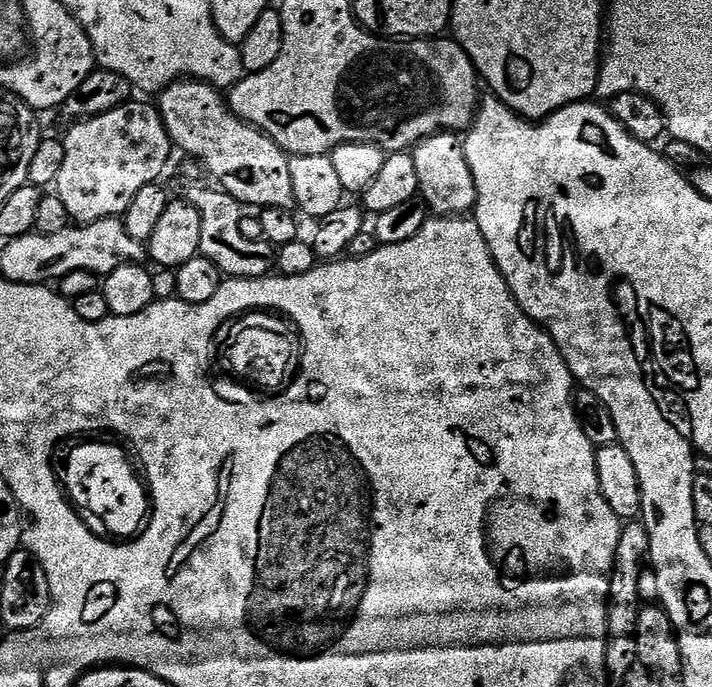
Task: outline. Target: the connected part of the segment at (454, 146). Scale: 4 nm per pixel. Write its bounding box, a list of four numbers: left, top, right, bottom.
[411,131,478,218]

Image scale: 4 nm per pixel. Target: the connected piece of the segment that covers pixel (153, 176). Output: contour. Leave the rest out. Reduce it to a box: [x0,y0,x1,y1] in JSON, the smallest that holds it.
[54,102,174,225]

